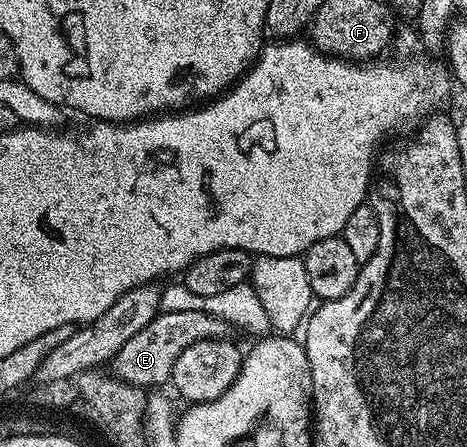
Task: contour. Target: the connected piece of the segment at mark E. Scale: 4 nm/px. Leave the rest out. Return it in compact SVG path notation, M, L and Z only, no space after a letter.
M187 310L186 312L164 312L154 317L146 329L134 333L122 349L112 358L110 364L111 374L116 378L126 381L135 387L145 389L160 389L167 384L172 377L174 361L186 353L190 345L194 345L203 339L228 339L230 328L226 321L222 321L213 315L207 315L202 312Z

